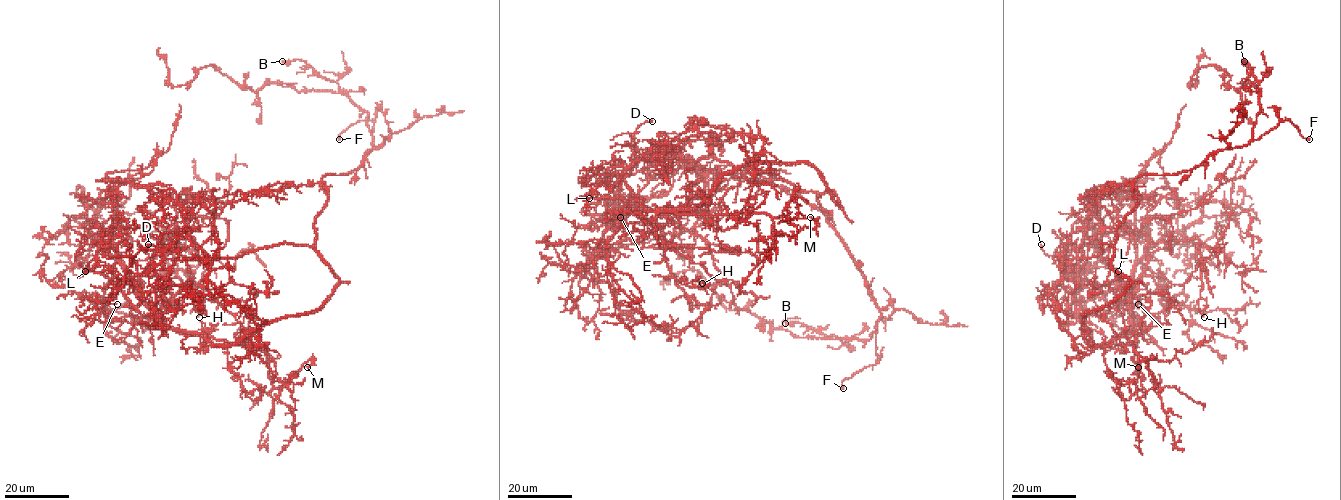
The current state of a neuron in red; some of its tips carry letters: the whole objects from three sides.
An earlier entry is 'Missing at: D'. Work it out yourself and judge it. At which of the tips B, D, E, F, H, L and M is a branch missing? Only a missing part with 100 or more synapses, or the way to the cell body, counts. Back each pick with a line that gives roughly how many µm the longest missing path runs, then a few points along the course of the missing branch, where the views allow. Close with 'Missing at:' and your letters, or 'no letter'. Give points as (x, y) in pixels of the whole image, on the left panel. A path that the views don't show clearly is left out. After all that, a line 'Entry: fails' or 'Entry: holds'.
L: about 45 µm are missing; missing branch runs (85, 271), (56, 276), (30, 299), (23, 299), (15, 306), (9, 317), (13, 347), (11, 351)
Missing at: L
Entry: fails

